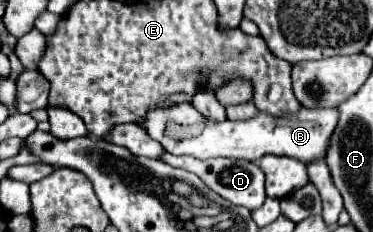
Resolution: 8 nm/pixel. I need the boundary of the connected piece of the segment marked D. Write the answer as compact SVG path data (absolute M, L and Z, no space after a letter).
M162 153L160 159L172 167L196 173L212 191L216 191L220 197L228 199L234 205L242 205L242 207L248 207L252 211L252 209L258 209L266 199L264 171L252 161L232 161L232 159L206 159L206 161L202 161L202 159L194 159L190 155L176 157L170 153Z

